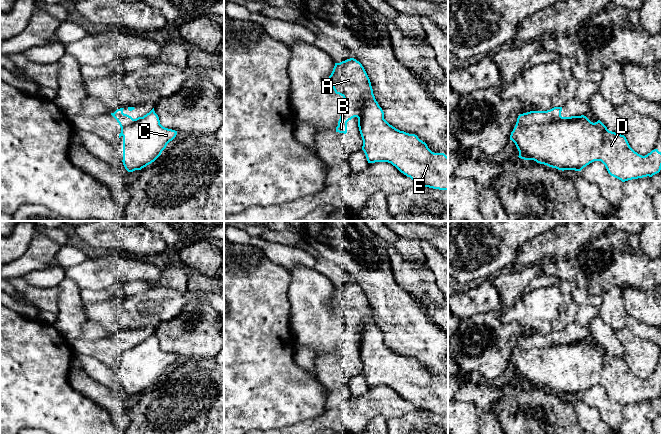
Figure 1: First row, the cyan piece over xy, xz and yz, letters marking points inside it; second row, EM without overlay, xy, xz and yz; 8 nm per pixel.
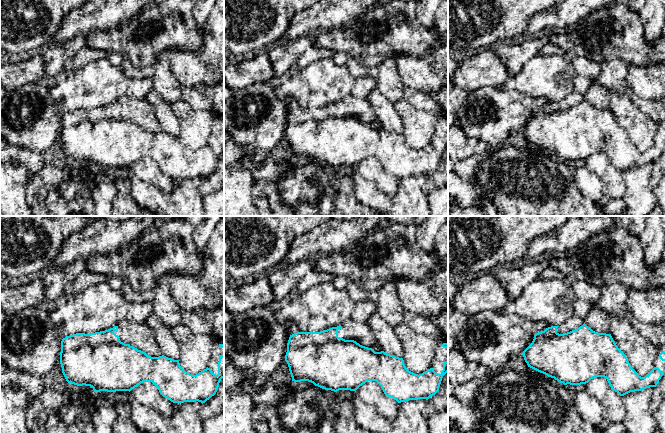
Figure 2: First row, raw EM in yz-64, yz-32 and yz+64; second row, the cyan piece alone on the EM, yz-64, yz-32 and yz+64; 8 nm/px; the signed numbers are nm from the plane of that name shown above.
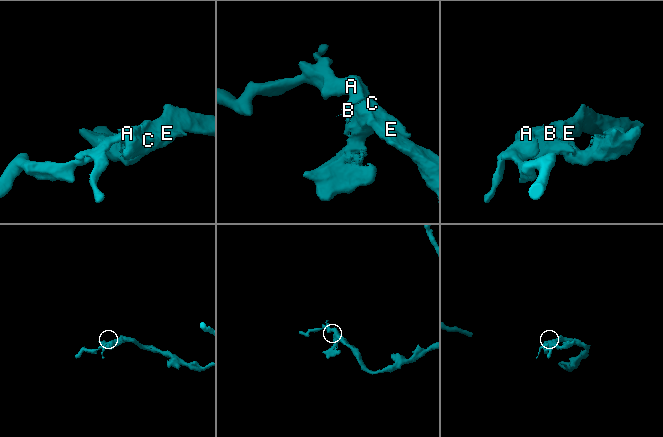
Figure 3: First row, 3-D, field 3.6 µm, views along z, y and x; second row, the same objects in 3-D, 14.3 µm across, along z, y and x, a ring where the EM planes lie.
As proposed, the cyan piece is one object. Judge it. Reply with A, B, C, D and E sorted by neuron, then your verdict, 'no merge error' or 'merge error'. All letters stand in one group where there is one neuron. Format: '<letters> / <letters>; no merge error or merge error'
A B / C D E; merge error

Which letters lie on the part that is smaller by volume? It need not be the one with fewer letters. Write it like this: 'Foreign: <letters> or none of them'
Foreign: A, B

